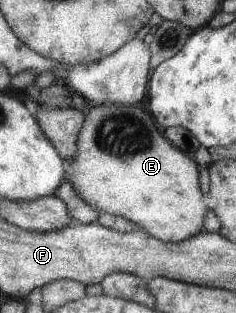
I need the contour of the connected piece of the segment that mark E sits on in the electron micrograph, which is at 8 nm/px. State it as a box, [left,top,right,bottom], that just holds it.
[67,103,208,243]

